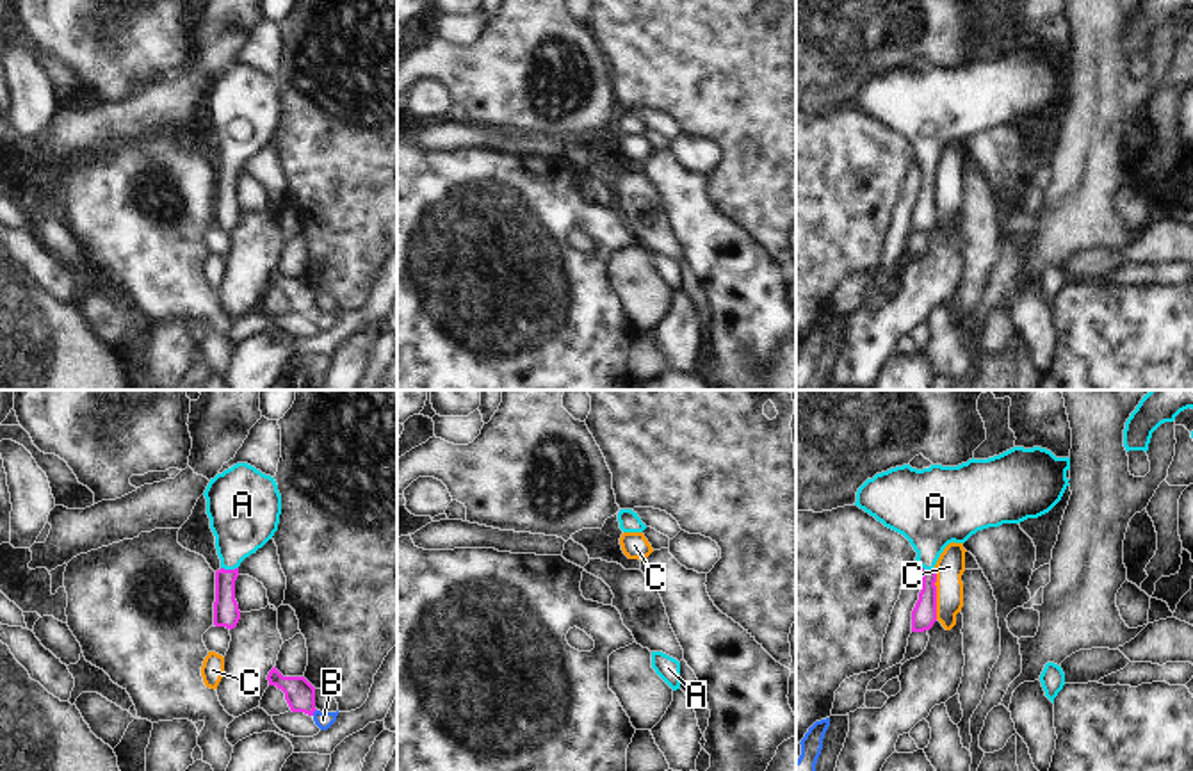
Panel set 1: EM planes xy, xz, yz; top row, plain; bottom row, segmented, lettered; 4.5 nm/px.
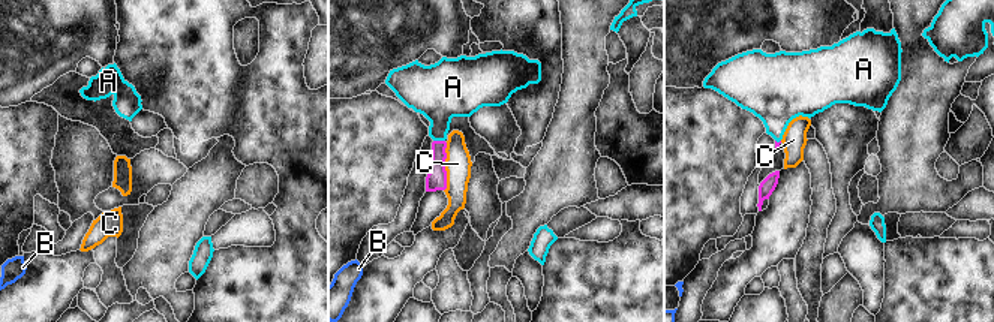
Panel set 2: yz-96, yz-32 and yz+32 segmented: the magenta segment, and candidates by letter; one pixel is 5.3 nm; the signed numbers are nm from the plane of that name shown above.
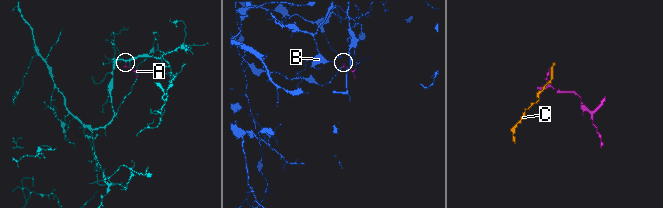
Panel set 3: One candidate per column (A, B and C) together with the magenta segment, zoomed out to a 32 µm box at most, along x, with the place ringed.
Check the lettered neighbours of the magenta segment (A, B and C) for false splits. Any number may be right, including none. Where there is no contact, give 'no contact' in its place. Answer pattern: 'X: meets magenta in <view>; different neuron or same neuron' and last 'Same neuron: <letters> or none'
A: meets magenta in xy; same neuron
B: meets magenta in xy; different neuron
C: meets magenta in yz; different neuron
Same neuron: A

